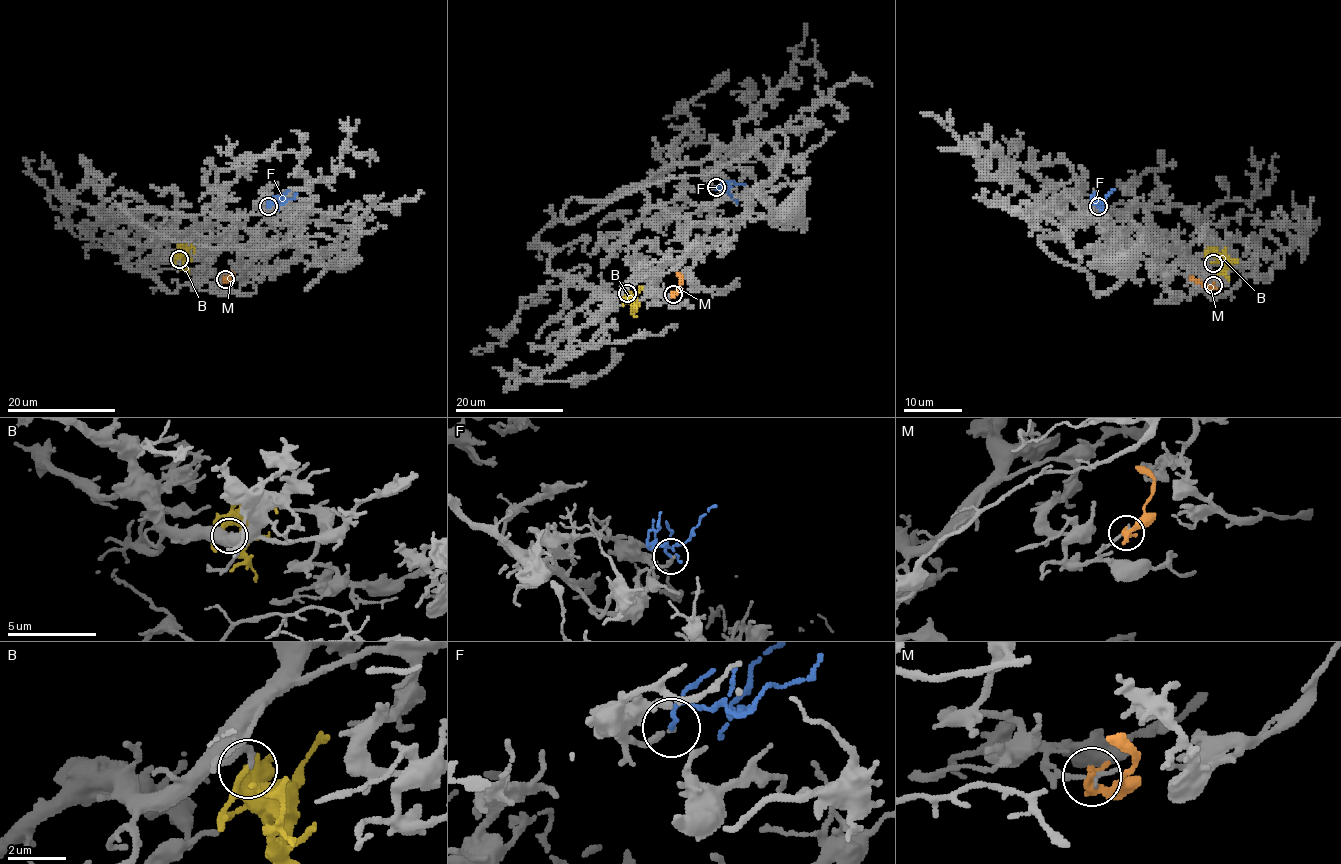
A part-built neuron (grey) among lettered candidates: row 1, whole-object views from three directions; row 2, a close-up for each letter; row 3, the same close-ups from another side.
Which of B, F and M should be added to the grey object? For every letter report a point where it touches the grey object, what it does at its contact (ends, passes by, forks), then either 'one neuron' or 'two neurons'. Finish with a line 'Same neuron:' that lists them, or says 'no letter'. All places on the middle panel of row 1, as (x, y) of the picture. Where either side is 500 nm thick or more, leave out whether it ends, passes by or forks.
B: meets grey at (627, 293); it passes by; one neuron
F: meets grey at (716, 187); it passes by; two neurons
M: meets grey at (673, 294); it ends there; two neurons
Same neuron: B

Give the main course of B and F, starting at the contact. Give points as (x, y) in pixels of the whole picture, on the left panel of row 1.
B: (180, 259), (177, 259), (184, 253), (185, 267), (180, 269)
F: (267, 206), (270, 202), (281, 203), (278, 202), (289, 191)

